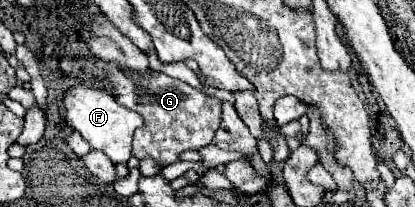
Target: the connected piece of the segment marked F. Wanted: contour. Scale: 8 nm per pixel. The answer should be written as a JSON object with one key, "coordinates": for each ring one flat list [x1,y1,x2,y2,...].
{"coordinates":[[75,86,67,96,65,96,65,118,67,124,81,132,81,136,95,148,107,154,115,164,127,162,131,158,131,142,133,142,133,132,143,124,141,116,121,104,115,102,115,98,103,90,95,88,85,88,85,86]]}

